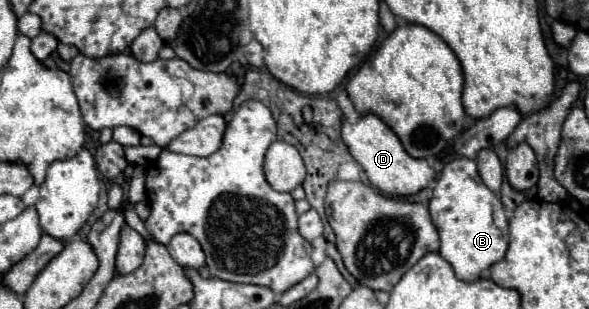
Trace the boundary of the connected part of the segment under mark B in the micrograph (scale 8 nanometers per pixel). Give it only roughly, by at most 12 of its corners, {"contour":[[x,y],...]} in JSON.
{"contour":[[473,159],[445,163],[429,213],[463,281],[505,257],[507,215]]}

